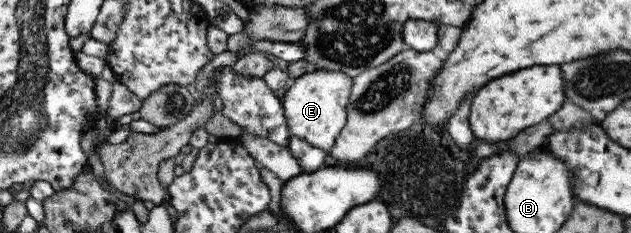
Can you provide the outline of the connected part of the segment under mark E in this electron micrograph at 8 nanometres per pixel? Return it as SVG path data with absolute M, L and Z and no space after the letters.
M315 70L295 78L281 100L289 134L328 152L346 121L351 80L347 74L337 70Z

